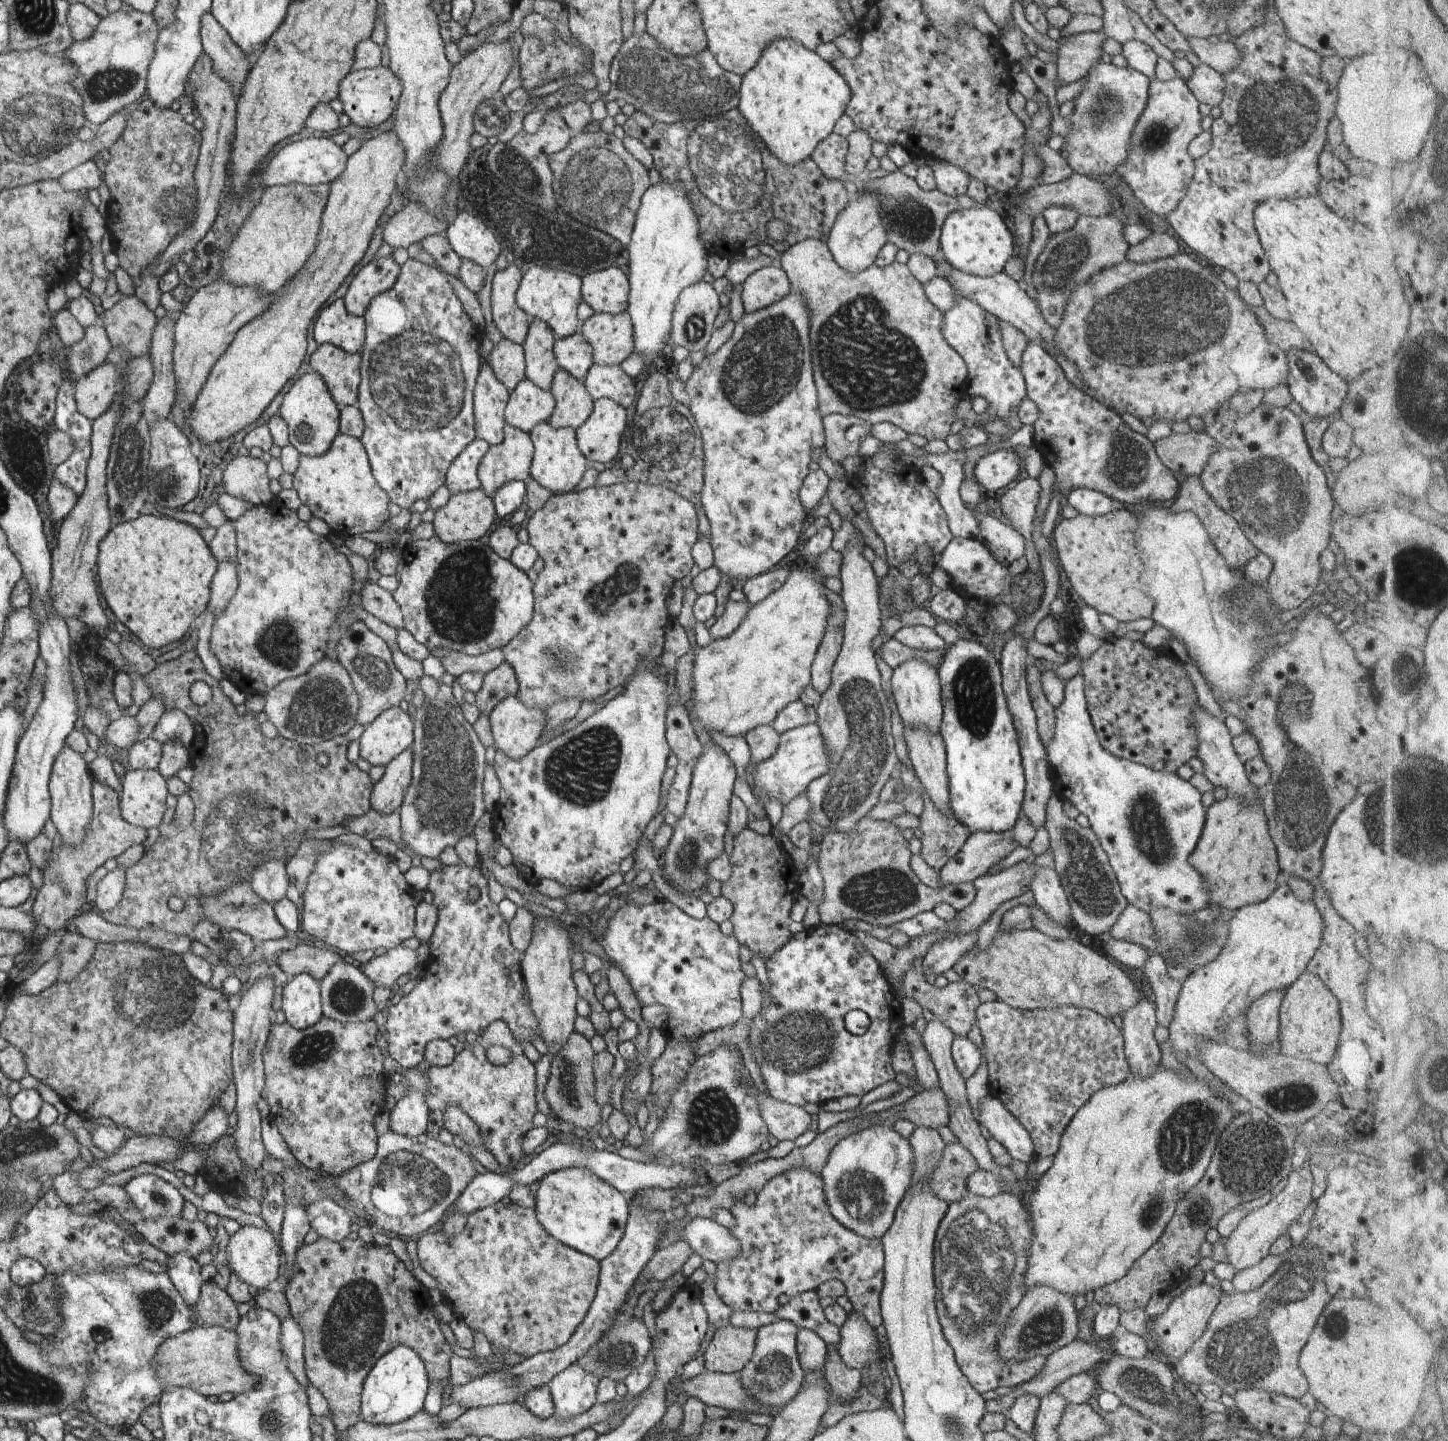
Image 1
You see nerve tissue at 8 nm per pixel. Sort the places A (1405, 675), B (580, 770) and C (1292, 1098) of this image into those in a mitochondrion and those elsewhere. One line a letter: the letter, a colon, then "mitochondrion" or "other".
A: mitochondrion
B: mitochondrion
C: mitochondrion

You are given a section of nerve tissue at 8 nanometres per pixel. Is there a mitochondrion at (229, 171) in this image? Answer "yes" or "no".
no

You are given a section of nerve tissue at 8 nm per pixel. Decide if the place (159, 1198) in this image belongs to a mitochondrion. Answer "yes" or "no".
yes

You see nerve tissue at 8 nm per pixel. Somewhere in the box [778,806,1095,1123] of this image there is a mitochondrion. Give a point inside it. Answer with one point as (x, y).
(883, 891)

